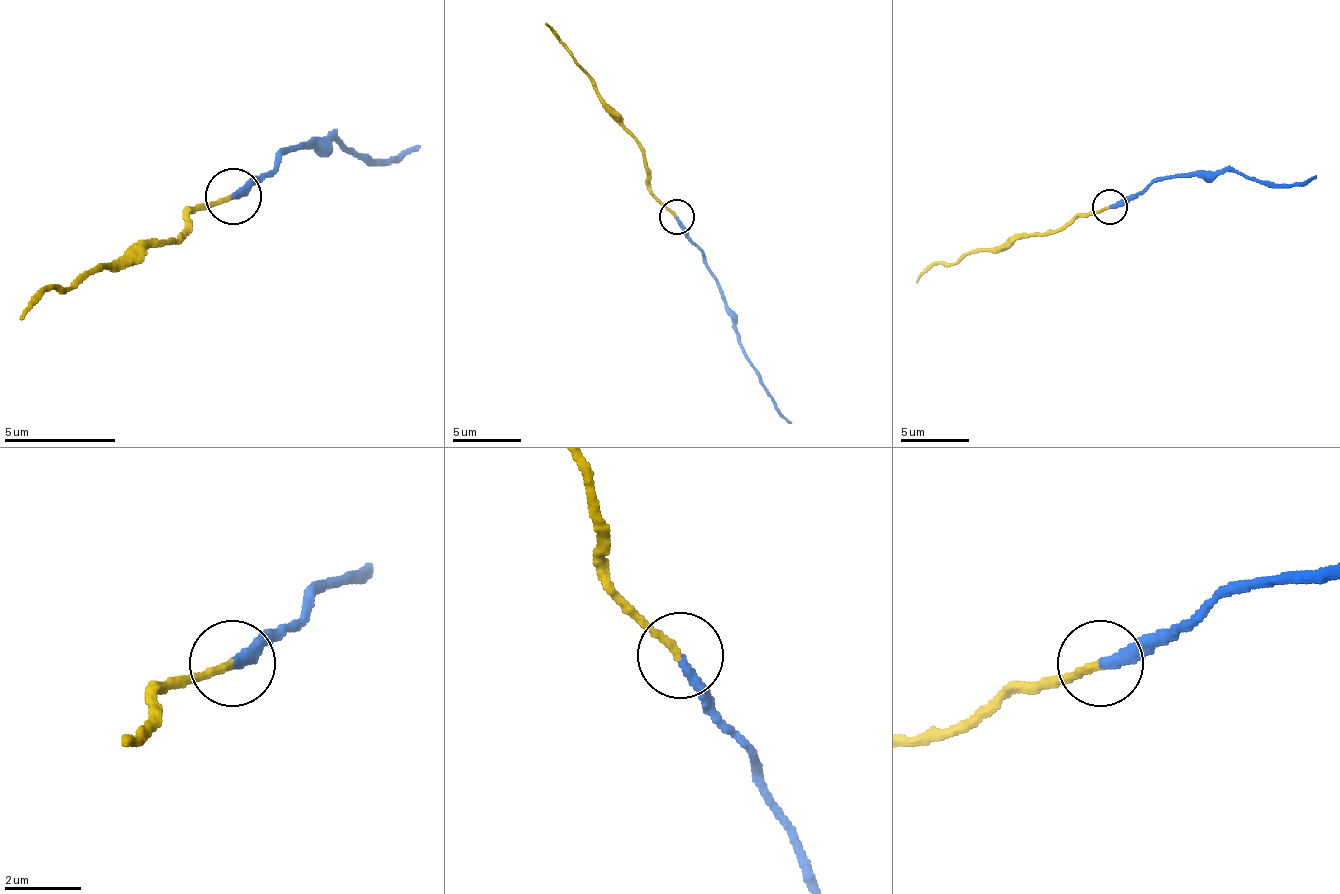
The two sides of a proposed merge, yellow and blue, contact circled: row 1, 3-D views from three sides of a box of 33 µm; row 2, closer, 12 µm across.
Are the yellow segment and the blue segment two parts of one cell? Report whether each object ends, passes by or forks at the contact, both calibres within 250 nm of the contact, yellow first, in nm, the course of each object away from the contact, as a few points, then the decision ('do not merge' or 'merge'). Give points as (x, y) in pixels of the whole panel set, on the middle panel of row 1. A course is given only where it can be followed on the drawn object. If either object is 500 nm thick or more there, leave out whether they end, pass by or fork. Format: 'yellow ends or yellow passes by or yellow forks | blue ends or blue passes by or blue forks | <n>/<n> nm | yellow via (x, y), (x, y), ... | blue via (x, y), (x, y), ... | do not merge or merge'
yellow ends | blue ends | 200/300 nm | yellow via (675, 217), (651, 190), (641, 142), (600, 97), (593, 76), (544, 24) | blue via (675, 217), (710, 273), (737, 345), (758, 383), (779, 411), (793, 421) | do not merge

